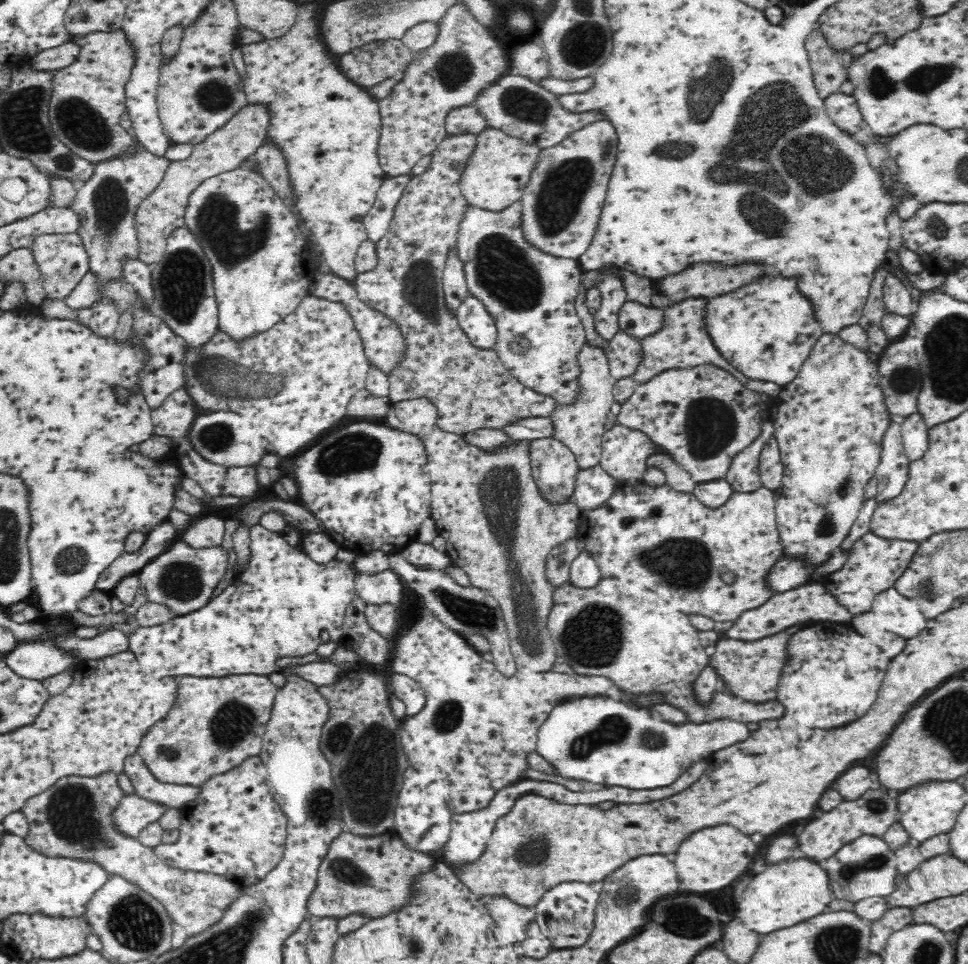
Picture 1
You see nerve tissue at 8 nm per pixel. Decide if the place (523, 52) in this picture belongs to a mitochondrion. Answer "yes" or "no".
no

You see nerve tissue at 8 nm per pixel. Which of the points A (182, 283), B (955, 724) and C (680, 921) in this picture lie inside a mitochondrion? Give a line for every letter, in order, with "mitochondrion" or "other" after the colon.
A: mitochondrion
B: mitochondrion
C: other

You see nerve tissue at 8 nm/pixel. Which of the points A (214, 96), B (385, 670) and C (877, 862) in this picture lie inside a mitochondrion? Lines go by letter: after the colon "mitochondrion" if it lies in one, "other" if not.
A: mitochondrion
B: other
C: mitochondrion

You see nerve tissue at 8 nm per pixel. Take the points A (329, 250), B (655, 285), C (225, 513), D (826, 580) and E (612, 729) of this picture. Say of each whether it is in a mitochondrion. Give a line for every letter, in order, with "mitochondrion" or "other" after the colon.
A: other
B: other
C: other
D: other
E: mitochondrion

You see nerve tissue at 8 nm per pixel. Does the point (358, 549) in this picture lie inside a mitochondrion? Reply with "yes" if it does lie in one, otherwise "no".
no

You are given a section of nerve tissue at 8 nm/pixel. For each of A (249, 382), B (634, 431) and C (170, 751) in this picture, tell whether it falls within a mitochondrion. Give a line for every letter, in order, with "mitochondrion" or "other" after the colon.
A: mitochondrion
B: other
C: mitochondrion

